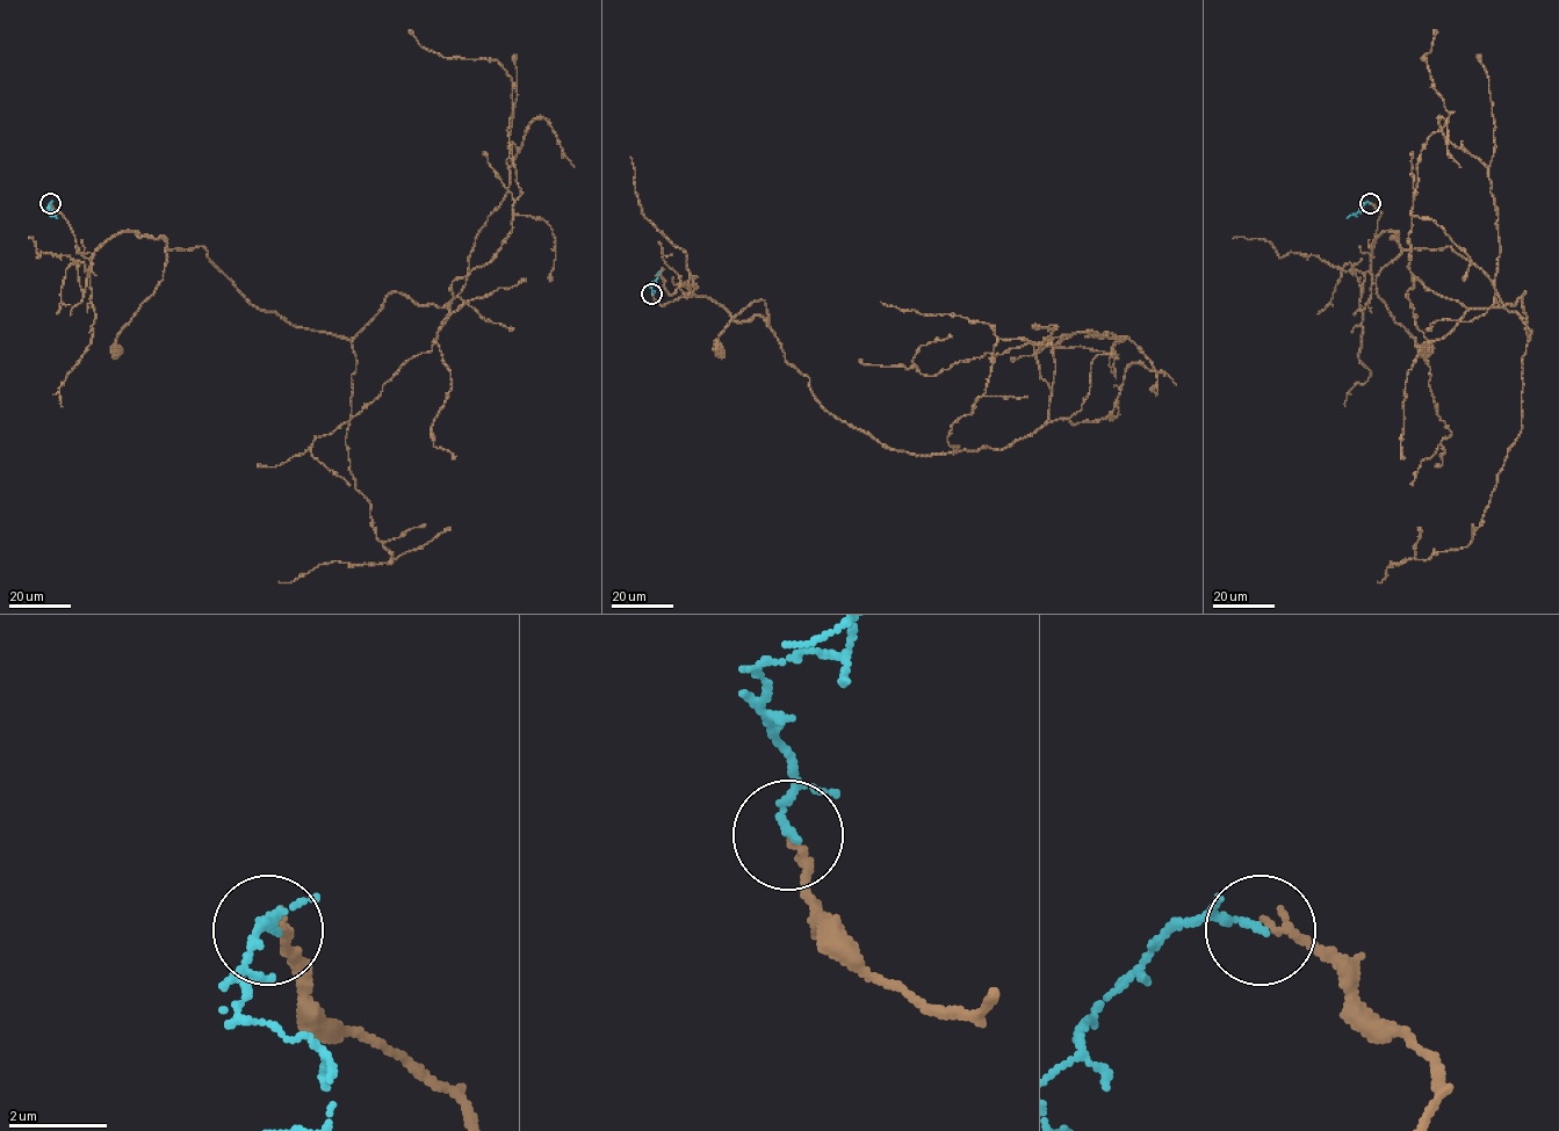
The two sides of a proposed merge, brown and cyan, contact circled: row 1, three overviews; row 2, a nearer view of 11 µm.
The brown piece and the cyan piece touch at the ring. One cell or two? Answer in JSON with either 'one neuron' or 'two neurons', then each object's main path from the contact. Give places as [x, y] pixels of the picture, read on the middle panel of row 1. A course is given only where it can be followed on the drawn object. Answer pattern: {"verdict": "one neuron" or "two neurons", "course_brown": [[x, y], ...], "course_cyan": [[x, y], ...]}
{"verdict": "one neuron", "course_brown": [[652, 295], [664, 305], [708, 297], [738, 323], [760, 316], [767, 326], [764, 301], [734, 318], [720, 348]], "course_cyan": [[652, 295], [650, 284], [656, 282], [659, 270]]}

